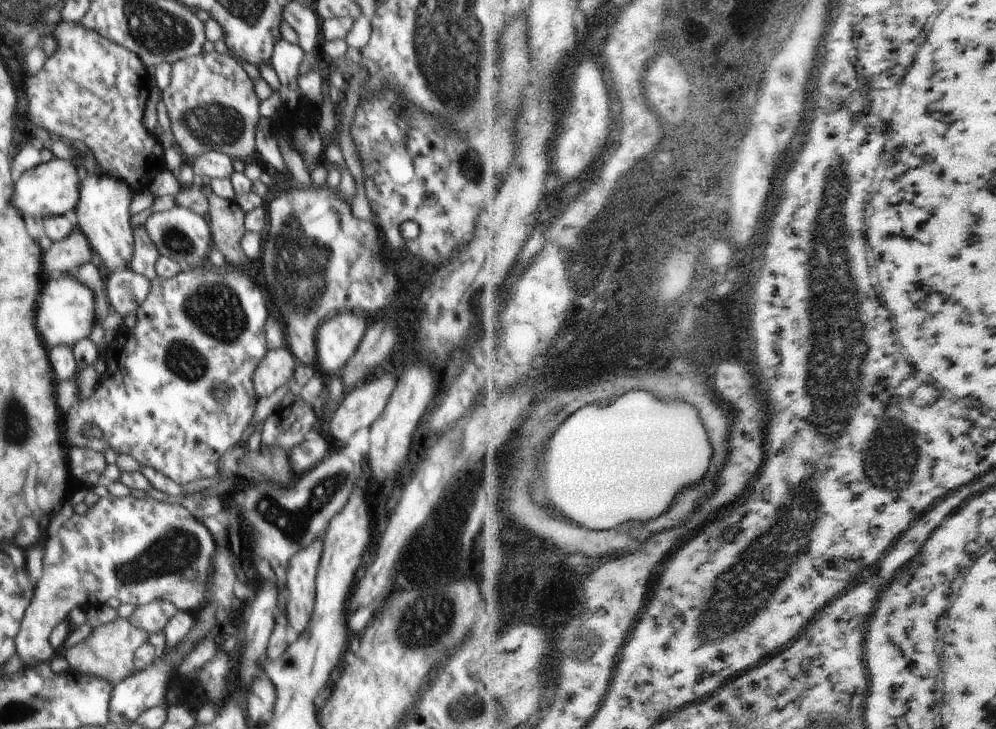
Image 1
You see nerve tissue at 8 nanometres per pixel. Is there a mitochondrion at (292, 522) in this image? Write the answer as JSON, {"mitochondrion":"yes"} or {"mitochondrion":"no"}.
{"mitochondrion":"yes"}

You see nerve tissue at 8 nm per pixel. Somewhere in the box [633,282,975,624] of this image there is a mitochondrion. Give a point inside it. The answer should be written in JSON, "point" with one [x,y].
{"point":[890,461]}

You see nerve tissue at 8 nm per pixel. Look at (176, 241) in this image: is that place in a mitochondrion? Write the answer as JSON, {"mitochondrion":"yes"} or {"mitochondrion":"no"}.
{"mitochondrion":"yes"}

